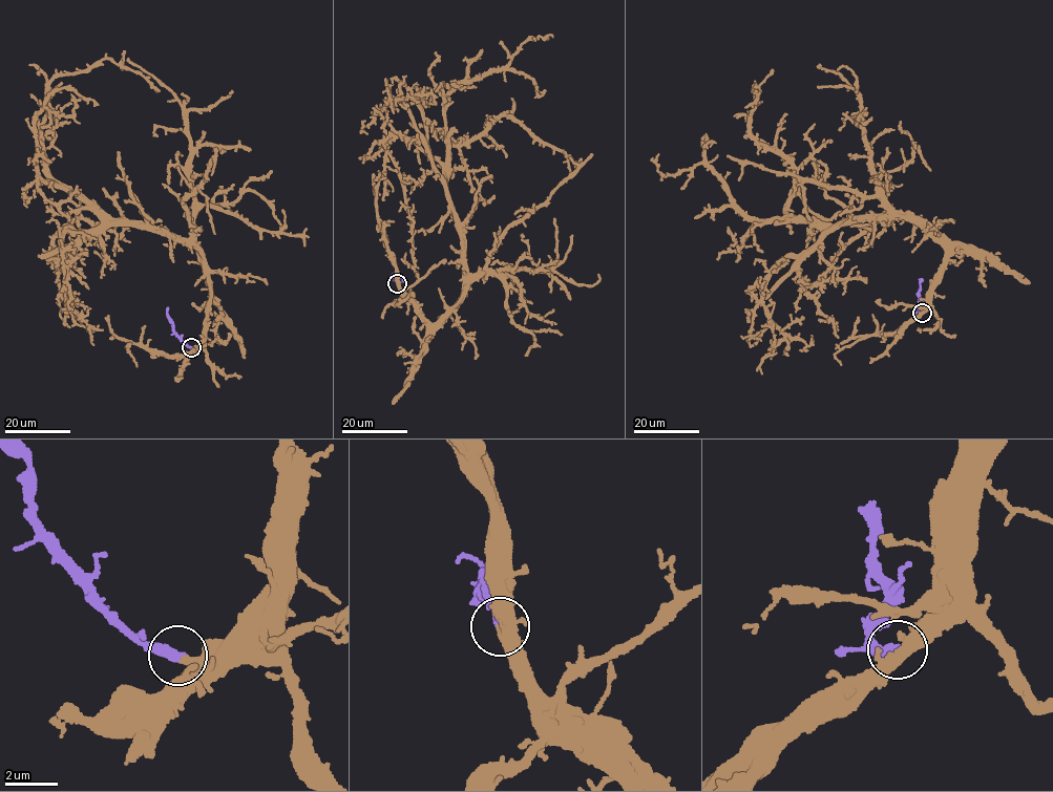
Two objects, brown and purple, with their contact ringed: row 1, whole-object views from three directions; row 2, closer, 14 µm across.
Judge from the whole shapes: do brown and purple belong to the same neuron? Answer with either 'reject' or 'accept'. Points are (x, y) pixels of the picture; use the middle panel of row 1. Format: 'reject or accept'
accept

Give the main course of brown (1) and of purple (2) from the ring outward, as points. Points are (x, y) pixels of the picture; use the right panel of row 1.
1: (922, 312), (945, 247), (911, 216), (793, 222), (795, 166), (752, 136), (754, 86), (744, 107)
2: (922, 312), (919, 293), (922, 278)

